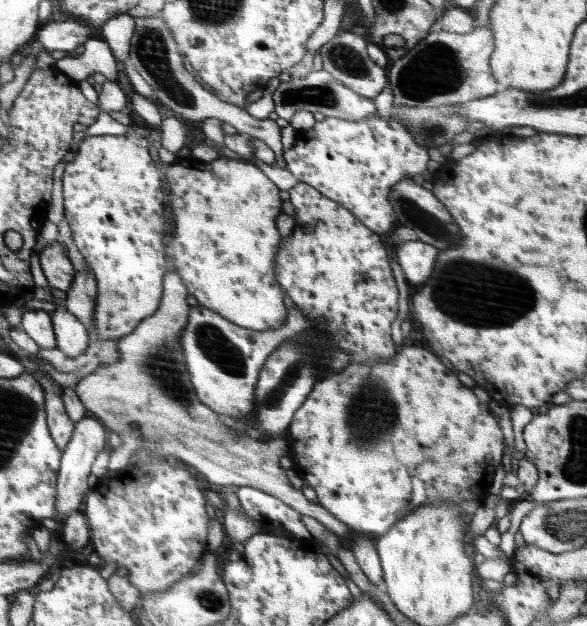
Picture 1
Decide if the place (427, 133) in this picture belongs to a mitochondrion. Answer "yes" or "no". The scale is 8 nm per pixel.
yes

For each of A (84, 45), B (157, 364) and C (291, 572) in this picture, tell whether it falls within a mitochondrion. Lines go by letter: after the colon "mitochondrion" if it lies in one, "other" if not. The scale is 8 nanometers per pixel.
A: other
B: mitochondrion
C: other

